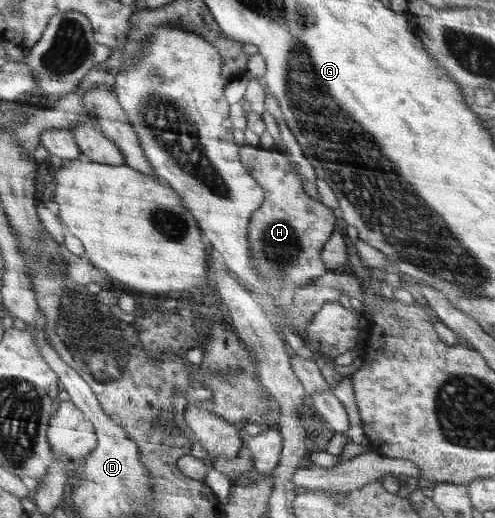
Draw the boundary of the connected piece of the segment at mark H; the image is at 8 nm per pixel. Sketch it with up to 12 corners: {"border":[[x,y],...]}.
{"border":[[279,149],[239,158],[265,200],[251,262],[275,289],[324,275],[332,209],[306,194]]}

